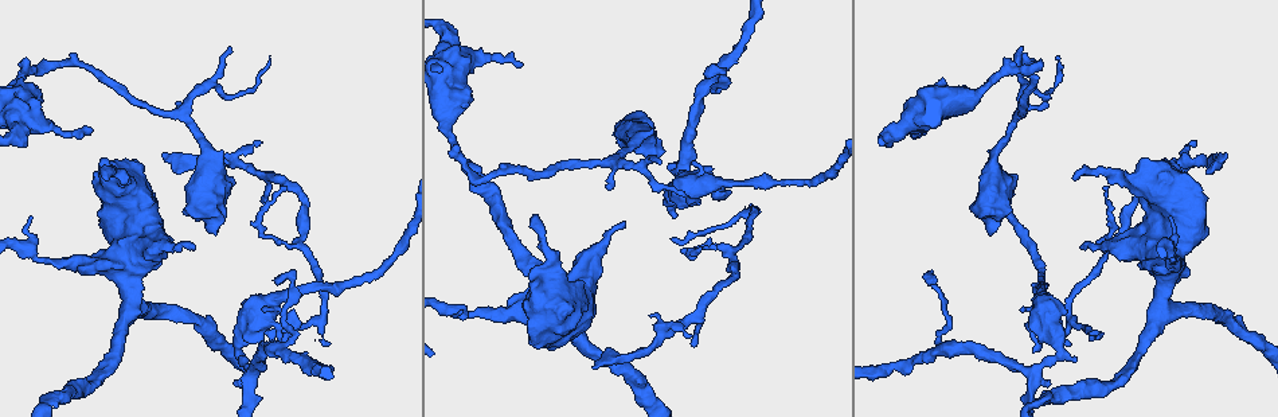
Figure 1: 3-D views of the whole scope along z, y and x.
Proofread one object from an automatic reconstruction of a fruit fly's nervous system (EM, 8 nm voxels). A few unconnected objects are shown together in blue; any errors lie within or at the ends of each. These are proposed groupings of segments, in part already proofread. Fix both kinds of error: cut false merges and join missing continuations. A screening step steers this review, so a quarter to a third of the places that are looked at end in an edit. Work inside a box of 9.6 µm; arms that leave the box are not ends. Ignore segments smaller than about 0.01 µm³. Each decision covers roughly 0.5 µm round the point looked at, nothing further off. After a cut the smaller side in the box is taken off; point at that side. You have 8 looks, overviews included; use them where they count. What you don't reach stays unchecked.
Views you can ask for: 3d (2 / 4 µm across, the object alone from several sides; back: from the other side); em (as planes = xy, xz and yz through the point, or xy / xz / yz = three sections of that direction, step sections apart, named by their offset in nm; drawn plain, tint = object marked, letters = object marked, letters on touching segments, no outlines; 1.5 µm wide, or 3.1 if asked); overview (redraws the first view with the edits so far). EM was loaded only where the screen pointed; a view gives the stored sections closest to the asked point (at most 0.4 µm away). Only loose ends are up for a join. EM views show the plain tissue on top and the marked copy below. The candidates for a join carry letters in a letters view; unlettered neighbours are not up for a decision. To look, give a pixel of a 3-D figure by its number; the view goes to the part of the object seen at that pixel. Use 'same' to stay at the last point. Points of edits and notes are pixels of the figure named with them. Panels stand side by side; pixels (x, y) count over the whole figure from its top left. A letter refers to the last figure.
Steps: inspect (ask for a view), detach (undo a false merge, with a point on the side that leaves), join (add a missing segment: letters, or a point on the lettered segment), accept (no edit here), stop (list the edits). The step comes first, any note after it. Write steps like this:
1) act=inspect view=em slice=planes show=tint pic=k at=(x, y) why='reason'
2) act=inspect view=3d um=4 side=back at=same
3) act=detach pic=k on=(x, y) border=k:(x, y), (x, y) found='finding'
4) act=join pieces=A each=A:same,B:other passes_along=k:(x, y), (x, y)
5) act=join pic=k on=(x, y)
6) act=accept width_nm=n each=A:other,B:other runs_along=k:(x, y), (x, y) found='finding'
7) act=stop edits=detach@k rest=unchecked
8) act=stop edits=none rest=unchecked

act=inspect view=em slice=planes show=letters pic=1 at=(1196, 144) why='thin end'

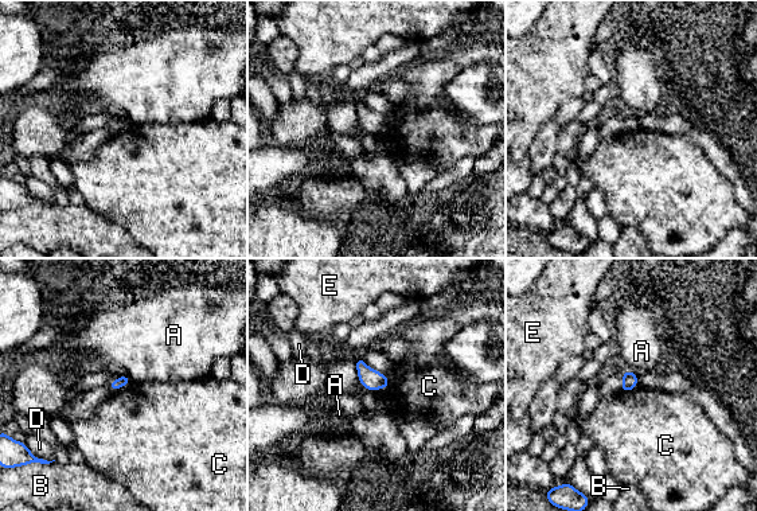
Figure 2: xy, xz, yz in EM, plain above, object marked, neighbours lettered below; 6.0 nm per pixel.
act=accept longest_contact=C:140nm each=A:other,B:other,C:other,D:other,E:other border=2:(106, 386), (110, 391) found='no lettered segment goes on from it'

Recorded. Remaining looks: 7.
act=inspect view=em slice=planes show=letters pic=1 at=(660, 161) why='tapers out'

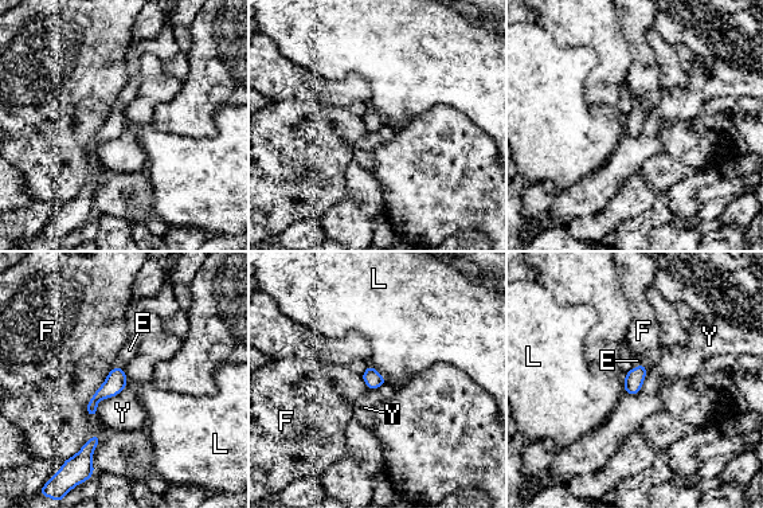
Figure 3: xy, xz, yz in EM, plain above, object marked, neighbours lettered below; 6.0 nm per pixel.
act=join pieces=E each=E:same,F:other,L:other,Y:other passes_along=3:(116, 382), (120, 368), (129, 350) found='it goes on there'

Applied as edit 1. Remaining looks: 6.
act=inspect view=overview why='see it whole again'

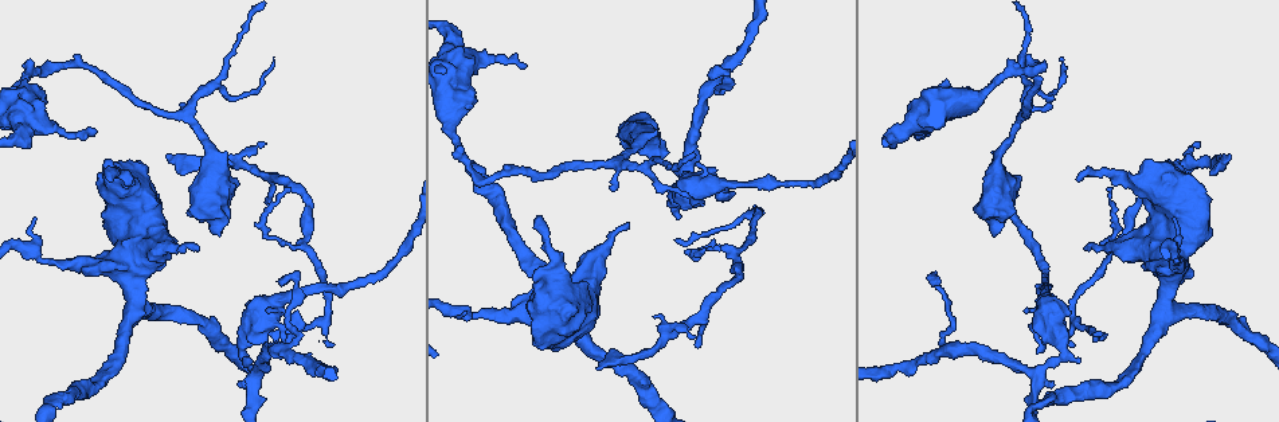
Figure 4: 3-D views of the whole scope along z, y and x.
act=inspect view=3d um=4 pic=4 at=(523, 65) why='thin end'

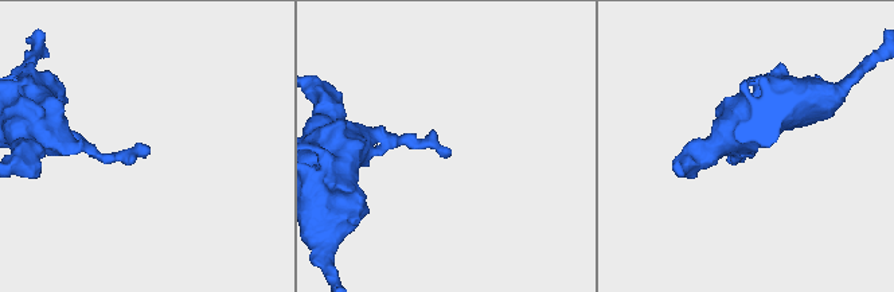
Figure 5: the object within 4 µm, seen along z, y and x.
act=inspect view=em slice=planes show=letters pic=5 at=(451, 150) why='now the EM'

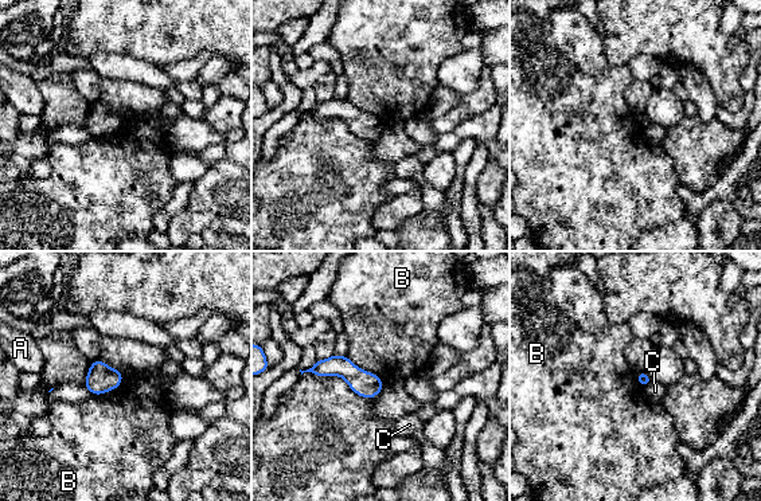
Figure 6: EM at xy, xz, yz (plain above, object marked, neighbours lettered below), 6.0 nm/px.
act=accept each=A:other,B:other,C:other found='no lettered segment goes on from it'

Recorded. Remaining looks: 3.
act=stop edits=join@3 rest=unchecked

